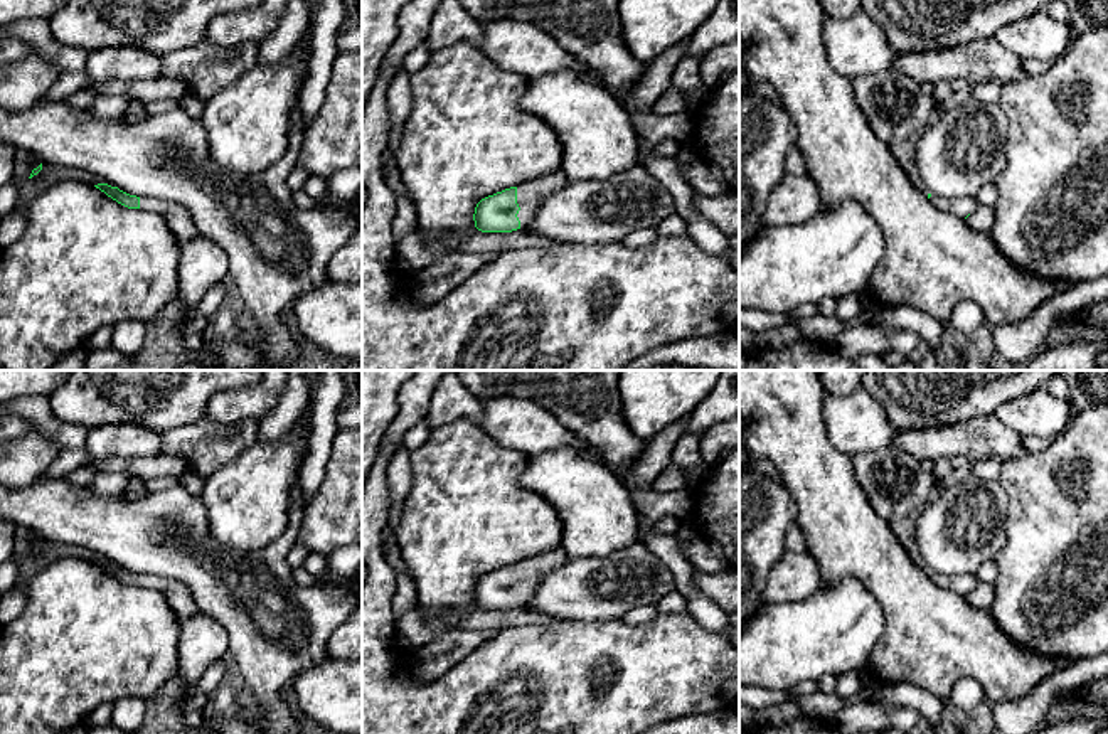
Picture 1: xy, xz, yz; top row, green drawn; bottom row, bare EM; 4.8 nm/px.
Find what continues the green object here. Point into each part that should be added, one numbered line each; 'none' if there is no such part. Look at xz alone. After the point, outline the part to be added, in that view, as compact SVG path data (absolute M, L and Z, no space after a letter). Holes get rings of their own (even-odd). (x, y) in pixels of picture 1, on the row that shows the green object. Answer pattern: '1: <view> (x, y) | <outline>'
1: xz (529, 194) | M559 170L547 177L517 185L517 204L520 207L517 217L520 221L520 229L527 229L542 195L552 194L567 184L569 180Z

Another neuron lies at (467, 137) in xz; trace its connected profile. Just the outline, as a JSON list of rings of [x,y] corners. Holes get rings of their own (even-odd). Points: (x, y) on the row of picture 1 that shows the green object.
[[[458,42],[409,74],[413,108],[394,162],[418,209],[416,232],[428,242],[477,232],[477,204],[497,192],[561,170],[562,146],[552,126],[522,109],[529,79]]]

